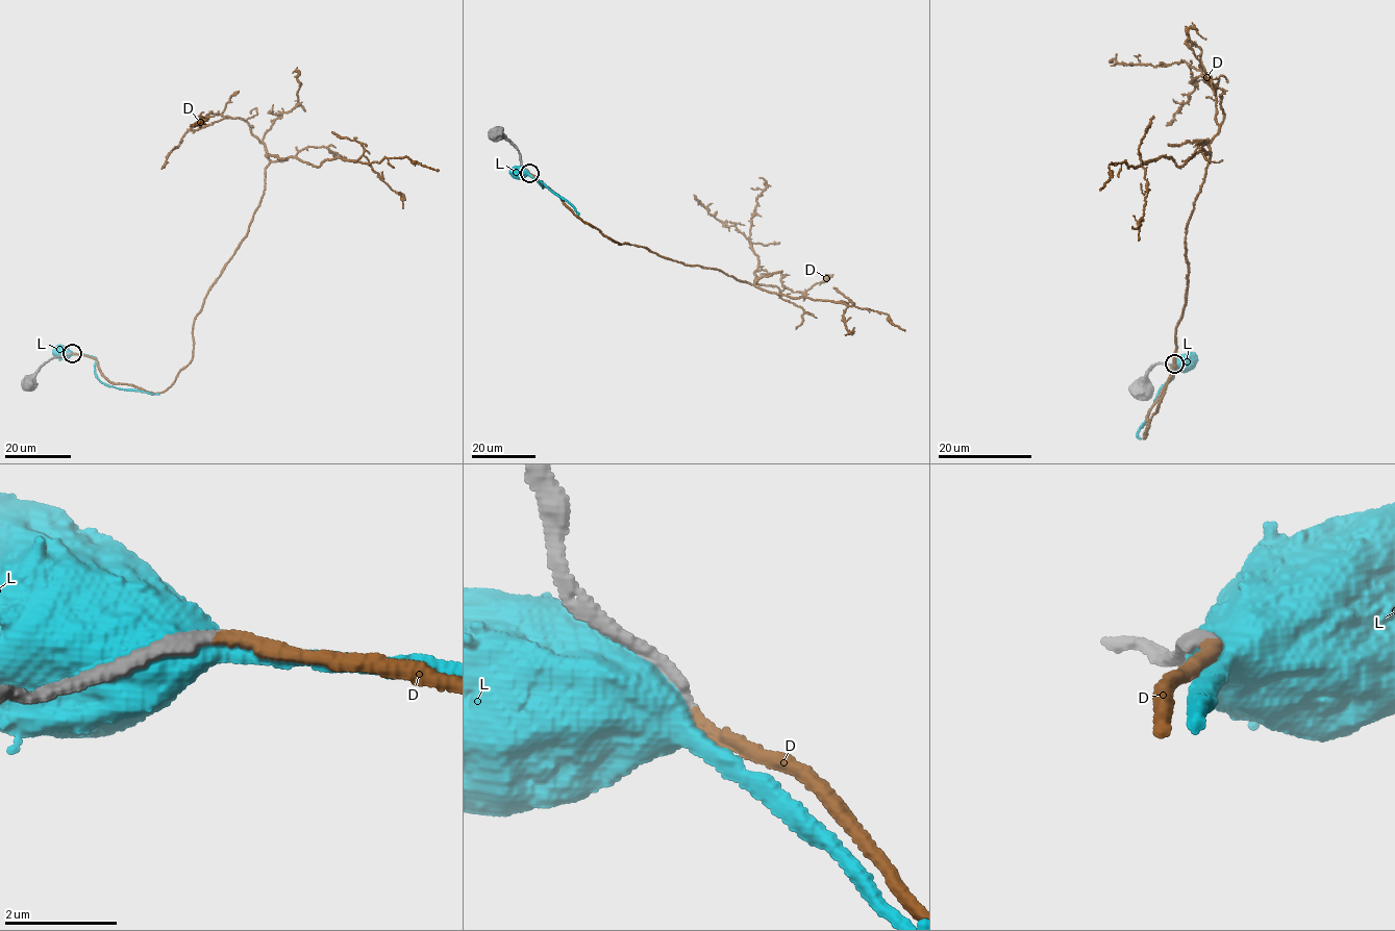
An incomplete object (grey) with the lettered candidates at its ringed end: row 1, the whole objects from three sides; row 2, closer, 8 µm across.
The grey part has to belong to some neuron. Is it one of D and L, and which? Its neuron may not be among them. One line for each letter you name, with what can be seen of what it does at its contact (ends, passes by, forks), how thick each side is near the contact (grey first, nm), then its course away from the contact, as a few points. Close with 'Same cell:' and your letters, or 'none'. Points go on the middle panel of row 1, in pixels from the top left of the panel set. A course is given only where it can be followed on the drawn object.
D: it ends there; 280 nm thick on the grey side, 240 nm on the other; it runs (528, 173), (579, 219), (620, 244), (646, 248), (687, 266), (719, 270), (772, 293), (877, 311), (905, 330)
Same cell: D

